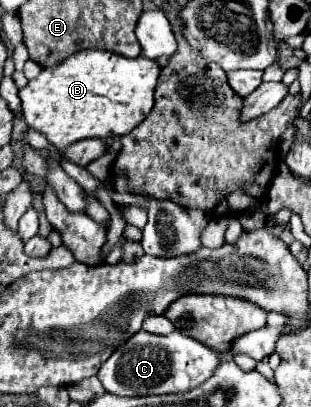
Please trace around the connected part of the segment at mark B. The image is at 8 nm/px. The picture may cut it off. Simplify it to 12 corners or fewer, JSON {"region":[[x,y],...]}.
{"region":[[89,49],[19,89],[57,149],[131,133],[159,65]]}

